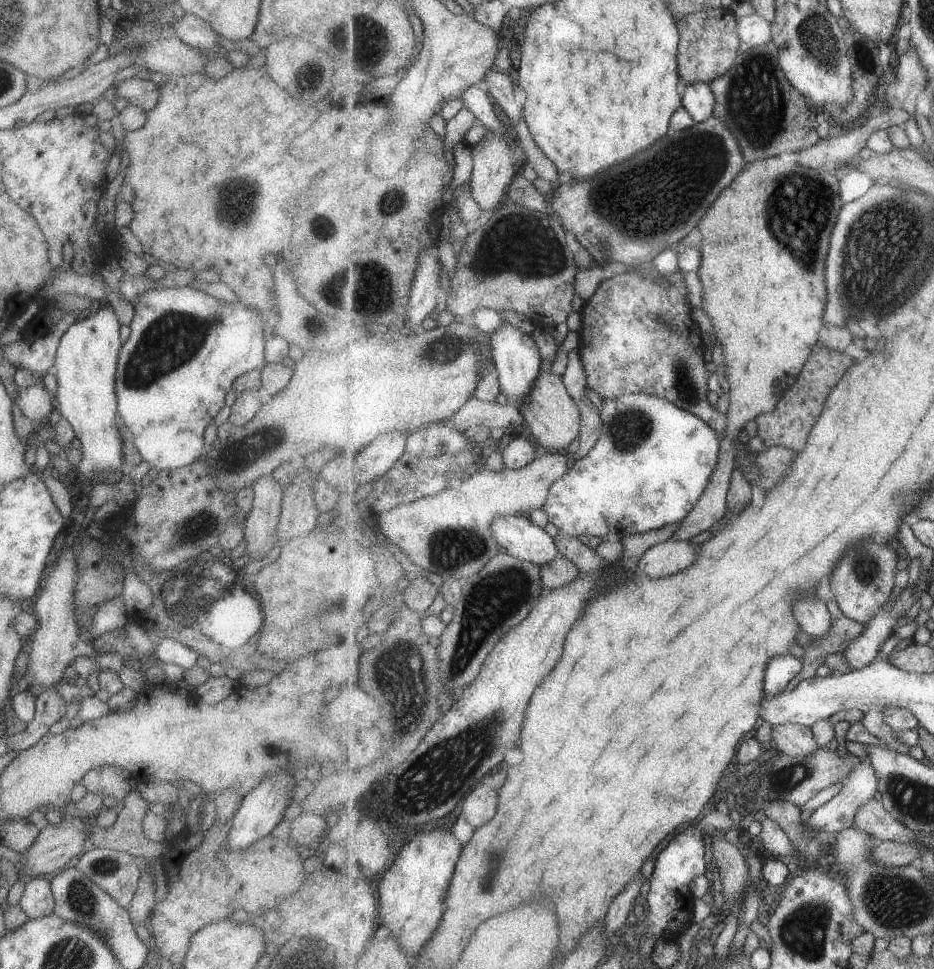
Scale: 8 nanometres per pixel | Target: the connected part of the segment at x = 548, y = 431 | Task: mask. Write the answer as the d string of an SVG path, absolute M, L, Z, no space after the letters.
M542 370L534 386L534 392L522 411L537 442L542 447L556 453L566 451L568 446L582 434L582 407L580 408L580 405L578 400L570 394L564 375Z

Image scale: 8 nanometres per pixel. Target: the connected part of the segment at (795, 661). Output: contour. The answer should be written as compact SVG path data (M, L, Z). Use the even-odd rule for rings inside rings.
M780 654L770 662L766 670L766 692L768 696L782 696L792 680L801 677L804 661L792 654Z

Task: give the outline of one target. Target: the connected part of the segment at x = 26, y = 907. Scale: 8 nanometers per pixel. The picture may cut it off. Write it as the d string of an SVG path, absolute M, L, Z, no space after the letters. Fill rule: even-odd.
M29 878L24 886L24 894L19 904L29 919L52 914L55 898L51 889L50 878Z

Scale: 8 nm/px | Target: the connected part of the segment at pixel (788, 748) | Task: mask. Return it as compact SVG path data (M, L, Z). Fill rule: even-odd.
M780 724L773 727L773 743L784 755L810 756L821 748L812 728L800 724Z

